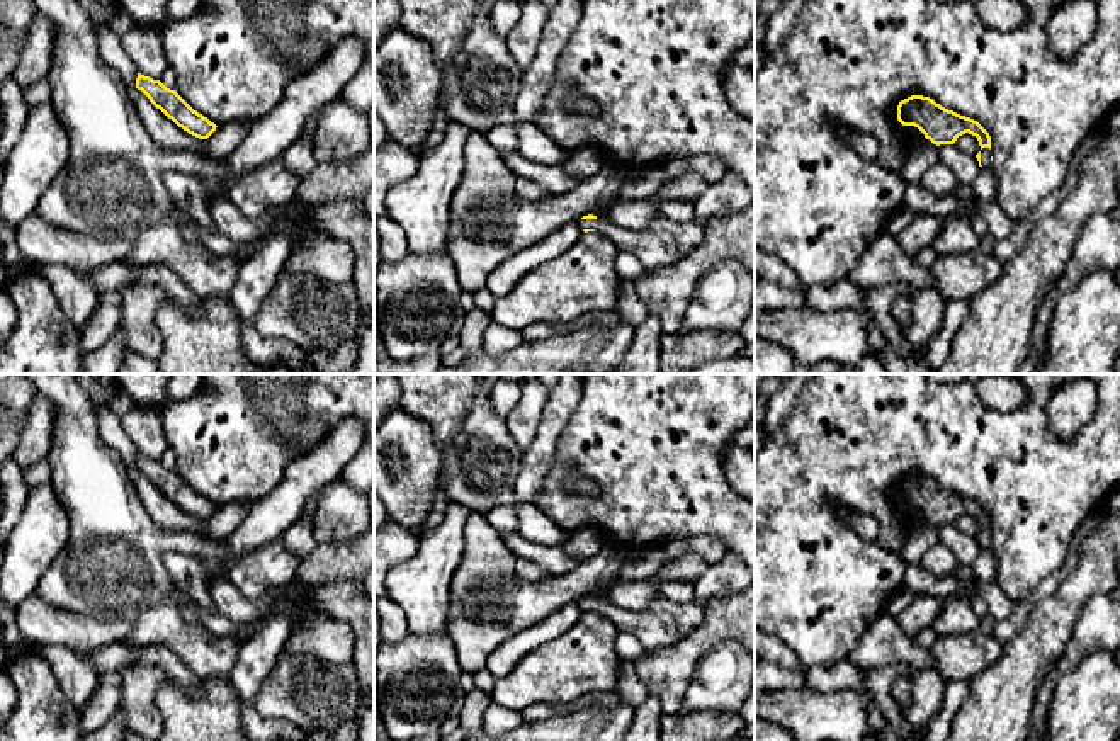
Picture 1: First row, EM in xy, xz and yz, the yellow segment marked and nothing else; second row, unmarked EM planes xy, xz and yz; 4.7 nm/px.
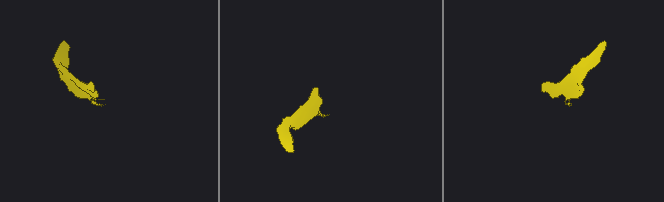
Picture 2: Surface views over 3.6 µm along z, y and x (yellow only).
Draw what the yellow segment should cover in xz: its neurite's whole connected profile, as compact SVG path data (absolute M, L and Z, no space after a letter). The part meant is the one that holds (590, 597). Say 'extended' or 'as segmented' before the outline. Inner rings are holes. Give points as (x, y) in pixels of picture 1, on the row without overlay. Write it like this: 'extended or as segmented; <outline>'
extended; M593 595L578 600L580 608L610 619L620 632L632 634L644 649L661 649L687 637L704 620L697 602L678 603L658 595L644 610L625 610Z

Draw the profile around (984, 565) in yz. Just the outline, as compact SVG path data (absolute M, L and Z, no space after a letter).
M981 547L970 566L976 576L976 583L996 581L996 559L989 547Z

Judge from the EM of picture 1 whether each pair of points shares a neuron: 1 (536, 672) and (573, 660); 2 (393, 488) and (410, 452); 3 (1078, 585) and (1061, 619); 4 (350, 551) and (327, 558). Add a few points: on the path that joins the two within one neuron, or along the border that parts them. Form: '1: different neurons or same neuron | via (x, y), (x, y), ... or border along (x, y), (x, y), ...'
1: same neuron | via (544, 672), (565, 668)
2: same neuron | via (400, 480), (400, 466), (405, 461)
3: same neuron | via (1073, 593), (1061, 610)
4: same neuron | via (345, 556), (332, 558)

